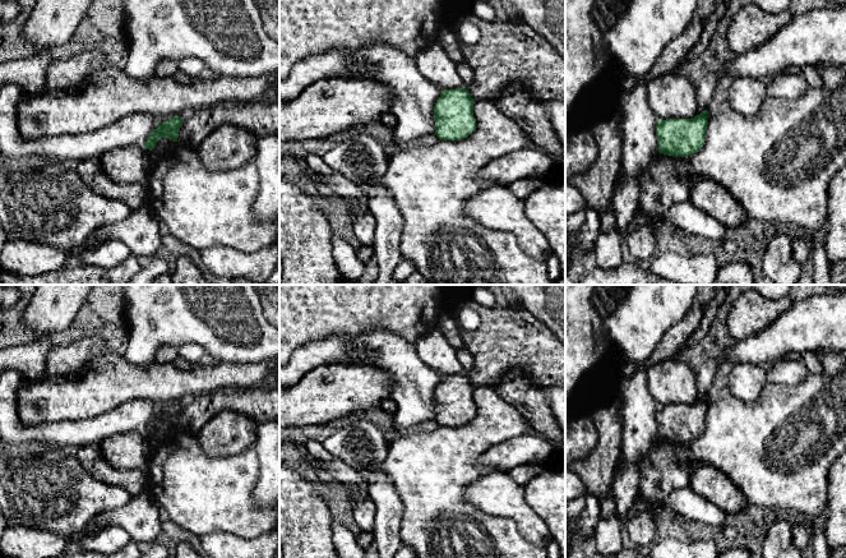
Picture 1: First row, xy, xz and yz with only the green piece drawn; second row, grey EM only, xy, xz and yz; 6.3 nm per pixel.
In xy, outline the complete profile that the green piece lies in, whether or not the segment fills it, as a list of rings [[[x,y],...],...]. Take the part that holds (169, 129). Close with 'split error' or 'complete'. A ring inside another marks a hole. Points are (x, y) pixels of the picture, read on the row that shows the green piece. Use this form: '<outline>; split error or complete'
[[[174,116],[167,121],[160,124],[158,128],[149,134],[143,148],[147,148],[149,151],[154,149],[156,143],[160,138],[168,138],[172,142],[177,142],[181,125],[182,117],[180,116]]]; complete

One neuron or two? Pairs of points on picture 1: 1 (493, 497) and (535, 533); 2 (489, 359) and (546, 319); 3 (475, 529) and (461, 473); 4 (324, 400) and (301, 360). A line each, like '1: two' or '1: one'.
1: one
2: two
3: one
4: two

